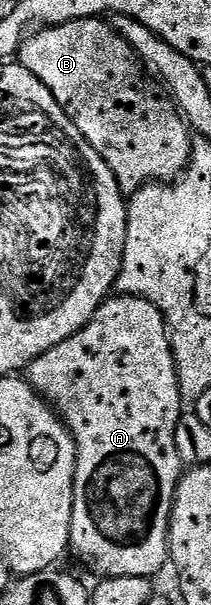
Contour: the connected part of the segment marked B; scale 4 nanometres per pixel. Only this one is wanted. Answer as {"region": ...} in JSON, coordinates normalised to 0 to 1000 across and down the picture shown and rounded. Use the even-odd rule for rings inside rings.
{"region":[[[412,28],[180,46],[123,60],[90,83],[90,102],[261,157],[280,177],[299,177],[412,236],[431,236],[507,276],[526,276],[578,319],[626,322],[697,304],[796,302],[853,293],[896,274],[919,221],[858,192],[834,167],[758,132],[687,122],[673,96],[512,33]]]}

